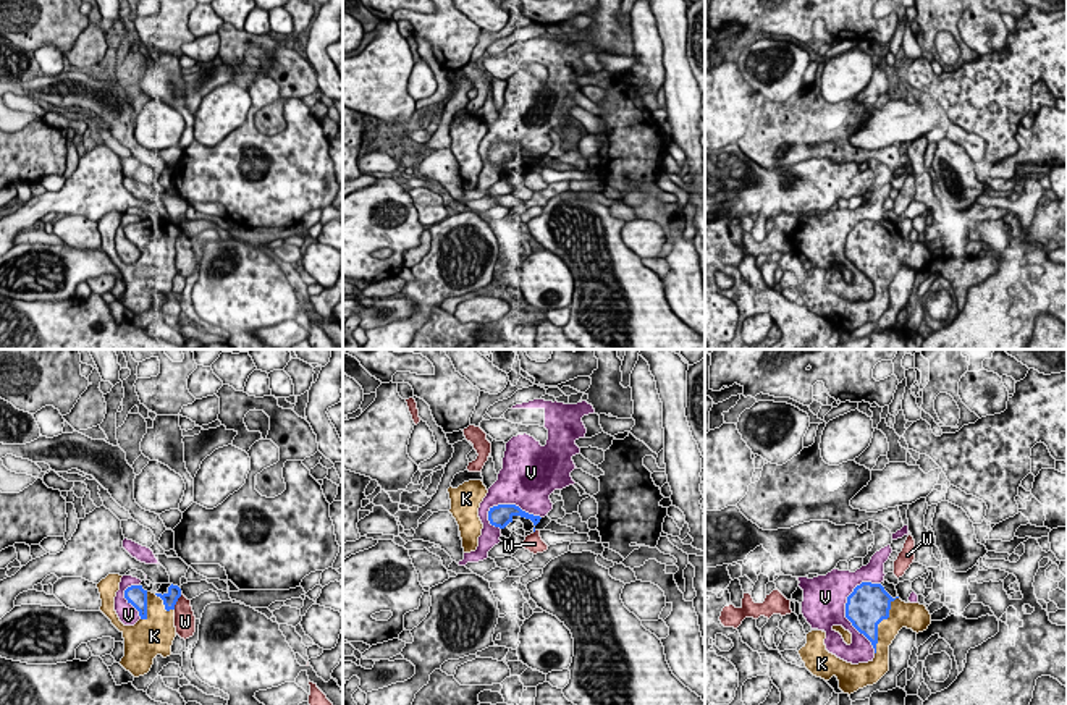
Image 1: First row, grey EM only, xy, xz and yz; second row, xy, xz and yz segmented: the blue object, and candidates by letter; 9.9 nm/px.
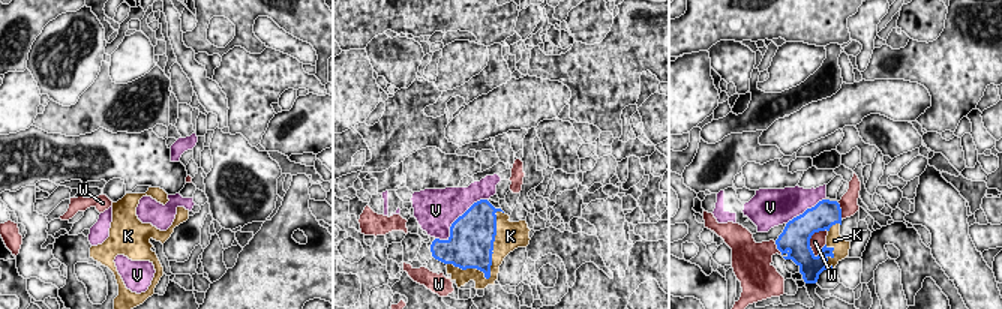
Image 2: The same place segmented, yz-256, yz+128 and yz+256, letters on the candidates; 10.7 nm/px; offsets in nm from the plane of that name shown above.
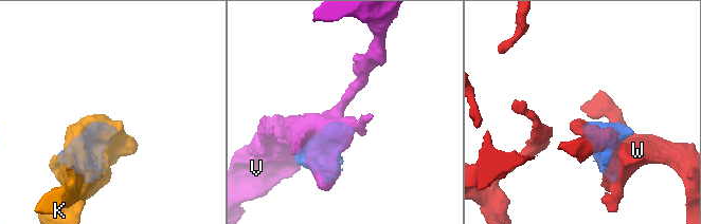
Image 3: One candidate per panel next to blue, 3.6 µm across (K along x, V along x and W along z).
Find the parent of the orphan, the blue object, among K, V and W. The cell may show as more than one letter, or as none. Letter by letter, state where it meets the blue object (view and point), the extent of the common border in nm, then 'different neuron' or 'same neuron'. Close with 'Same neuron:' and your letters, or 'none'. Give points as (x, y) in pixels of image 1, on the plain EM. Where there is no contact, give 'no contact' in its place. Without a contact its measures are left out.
K: meets blue in yz at (878, 261); contact 600 nm long; same neuron
V: meets blue in yz at (846, 254); contact 750 nm long; different neuron
W: meets blue in xy at (177, 238); contact 190 nm long; different neuron
Same neuron: K

